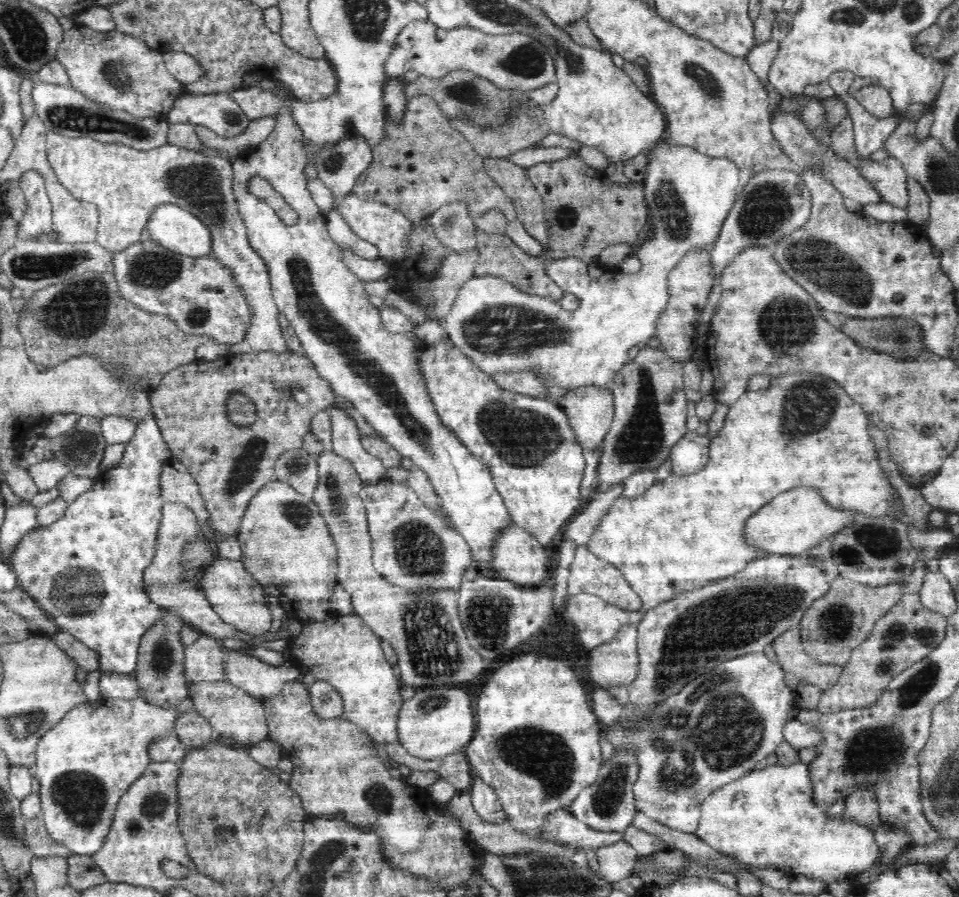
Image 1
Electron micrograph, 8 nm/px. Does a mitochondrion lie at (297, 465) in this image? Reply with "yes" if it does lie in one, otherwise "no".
yes

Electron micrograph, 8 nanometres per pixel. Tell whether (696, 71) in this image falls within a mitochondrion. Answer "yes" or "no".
yes

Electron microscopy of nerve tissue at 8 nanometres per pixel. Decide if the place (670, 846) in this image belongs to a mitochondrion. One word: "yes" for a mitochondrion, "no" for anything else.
no

